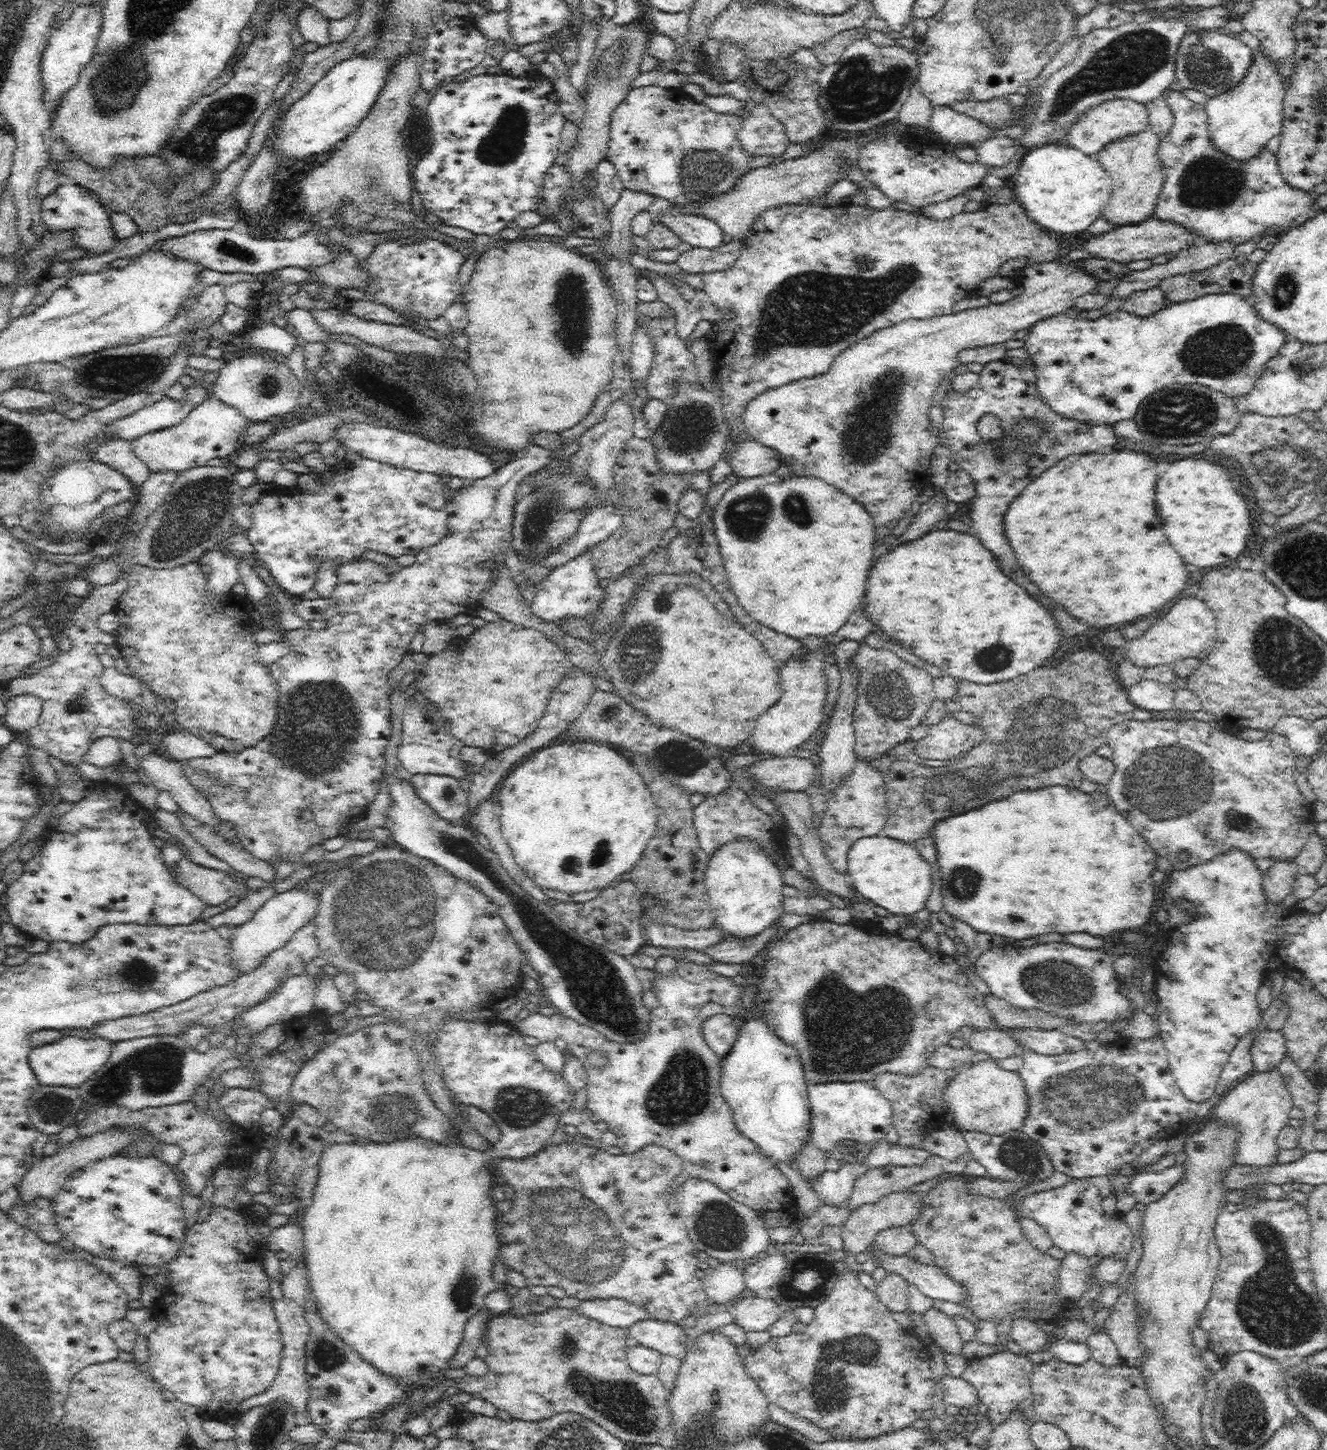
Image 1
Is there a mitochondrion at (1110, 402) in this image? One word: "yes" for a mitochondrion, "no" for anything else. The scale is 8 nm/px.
no

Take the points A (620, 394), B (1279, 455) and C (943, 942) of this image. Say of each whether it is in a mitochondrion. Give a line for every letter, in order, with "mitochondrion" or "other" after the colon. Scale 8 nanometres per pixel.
A: other
B: mitochondrion
C: other

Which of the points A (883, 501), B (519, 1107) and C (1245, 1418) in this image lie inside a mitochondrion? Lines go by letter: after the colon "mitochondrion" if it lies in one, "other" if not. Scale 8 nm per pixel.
A: other
B: mitochondrion
C: mitochondrion

